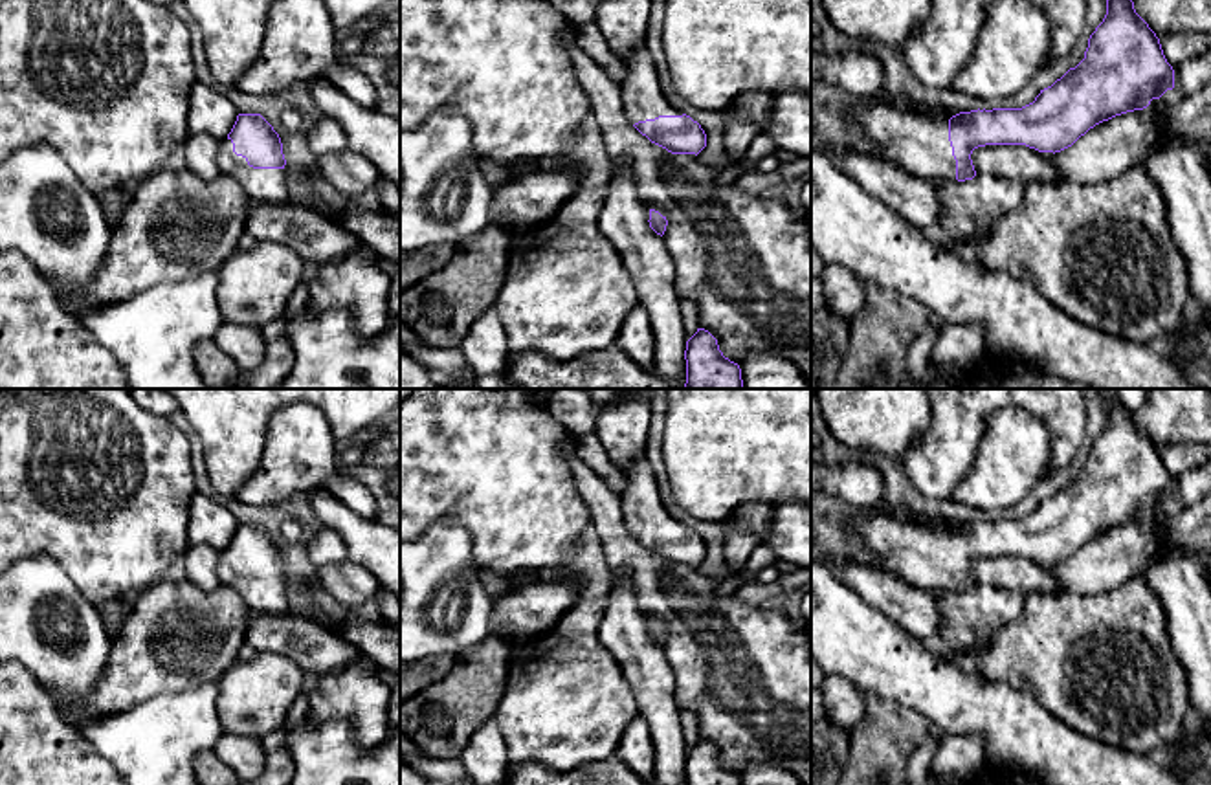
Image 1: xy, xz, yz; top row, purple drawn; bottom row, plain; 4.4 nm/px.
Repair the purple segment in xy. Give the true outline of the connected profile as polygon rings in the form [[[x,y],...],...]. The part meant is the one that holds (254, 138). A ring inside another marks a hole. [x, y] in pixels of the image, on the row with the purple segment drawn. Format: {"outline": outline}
{"outline": [[[239,114],[218,145],[218,169],[239,180],[255,204],[286,204],[286,160],[273,127],[261,114]]]}

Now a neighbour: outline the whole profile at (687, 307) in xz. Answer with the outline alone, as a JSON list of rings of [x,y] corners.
[[[679,297],[679,310],[681,310],[681,315],[683,315],[686,337],[690,339],[699,328],[695,306],[690,299]]]

